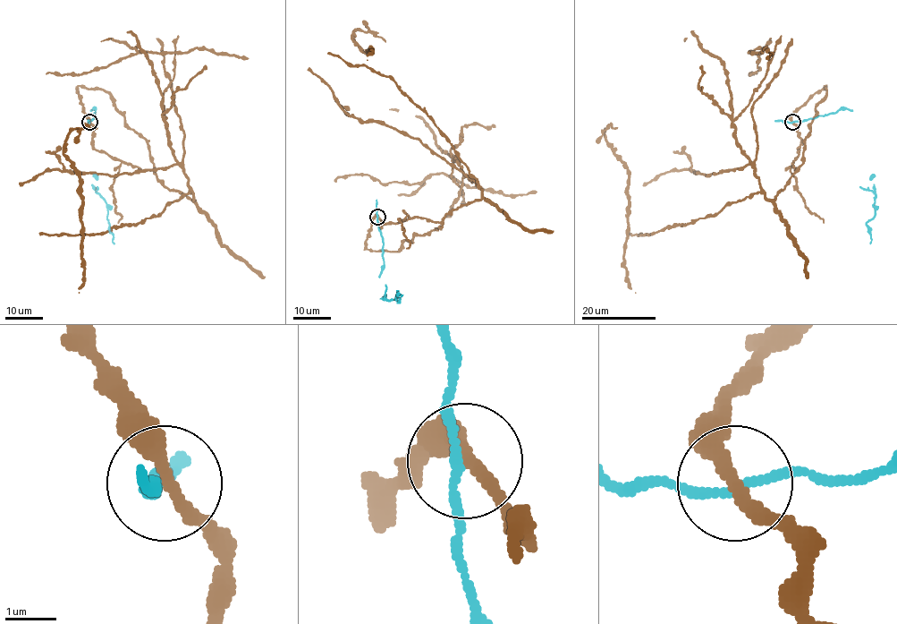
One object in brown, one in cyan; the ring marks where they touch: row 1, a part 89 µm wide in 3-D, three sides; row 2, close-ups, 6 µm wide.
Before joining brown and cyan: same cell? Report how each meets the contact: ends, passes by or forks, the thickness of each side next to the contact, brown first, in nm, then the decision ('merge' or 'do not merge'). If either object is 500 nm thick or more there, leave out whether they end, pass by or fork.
brown passes by | cyan passes by | 260/160 nm | do not merge

